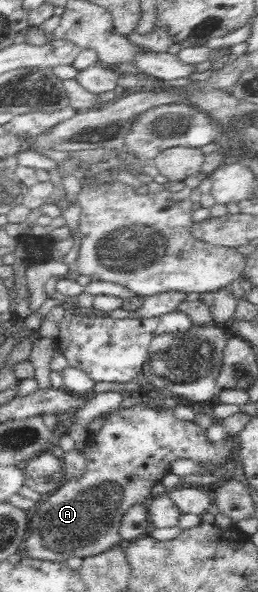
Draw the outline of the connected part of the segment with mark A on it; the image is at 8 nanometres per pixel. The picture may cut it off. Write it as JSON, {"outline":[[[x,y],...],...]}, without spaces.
{"outline":[[[128,402],[117,411],[113,411],[111,414],[104,416],[103,419],[103,426],[97,431],[97,433],[90,433],[85,450],[83,450],[84,458],[86,459],[86,472],[83,474],[83,477],[80,477],[79,479],[65,479],[62,486],[54,492],[53,496],[49,496],[45,502],[37,503],[35,509],[32,510],[32,515],[29,517],[28,532],[26,533],[24,541],[24,548],[29,551],[29,557],[39,560],[61,562],[69,560],[69,558],[73,558],[74,556],[84,559],[104,553],[112,547],[121,544],[119,537],[119,525],[122,521],[122,516],[128,512],[128,509],[131,508],[131,506],[136,506],[140,503],[147,503],[150,499],[152,488],[156,485],[156,483],[161,481],[168,473],[176,469],[180,463],[184,463],[186,460],[191,460],[193,462],[200,462],[202,465],[221,464],[225,463],[226,458],[229,456],[232,457],[233,455],[233,442],[232,440],[228,440],[227,435],[223,438],[223,440],[221,440],[221,442],[212,444],[212,442],[207,440],[205,429],[199,427],[199,425],[193,421],[183,421],[177,419],[175,415],[173,415],[173,408],[157,408],[154,405],[153,407],[145,407],[143,404],[137,402]]]}

